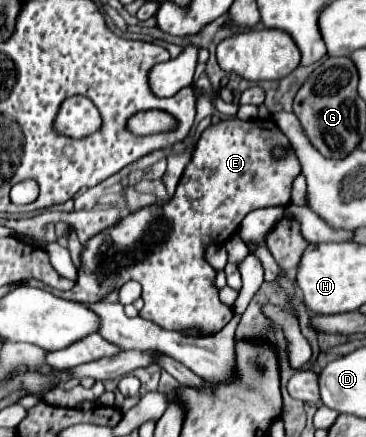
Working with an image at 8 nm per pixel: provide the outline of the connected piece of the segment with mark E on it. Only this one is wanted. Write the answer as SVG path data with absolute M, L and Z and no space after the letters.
M238 117L224 119L210 125L198 139L192 161L186 167L176 195L164 205L152 205L128 215L118 225L98 233L82 251L82 267L78 271L76 285L70 291L52 291L62 299L76 299L78 303L102 301L110 291L122 287L122 283L134 279L142 285L141 298L144 306L139 316L158 323L164 329L190 331L196 329L200 335L212 335L220 331L230 319L232 309L218 299L218 289L214 285L216 269L204 259L204 249L210 243L224 245L240 227L240 221L254 209L262 207L286 207L292 195L292 183L300 175L300 163L294 155L286 155L274 161L270 151L274 145L286 143L286 135L278 129L274 119L252 119L242 121Z

